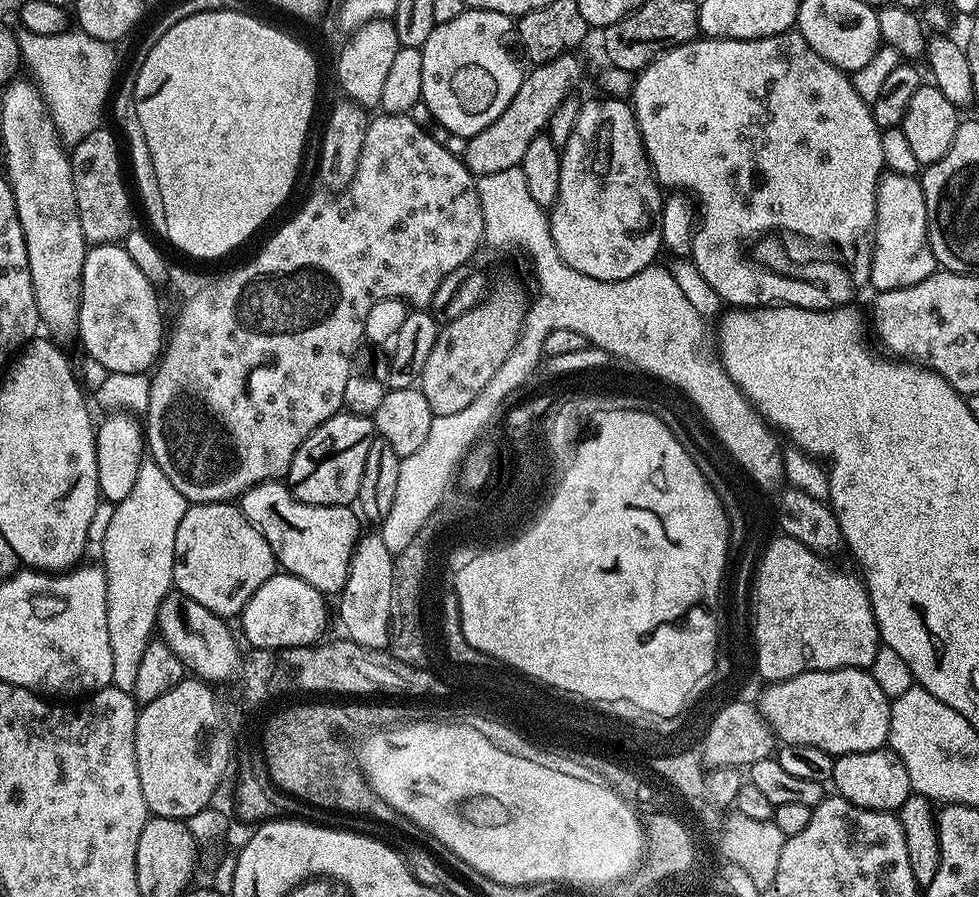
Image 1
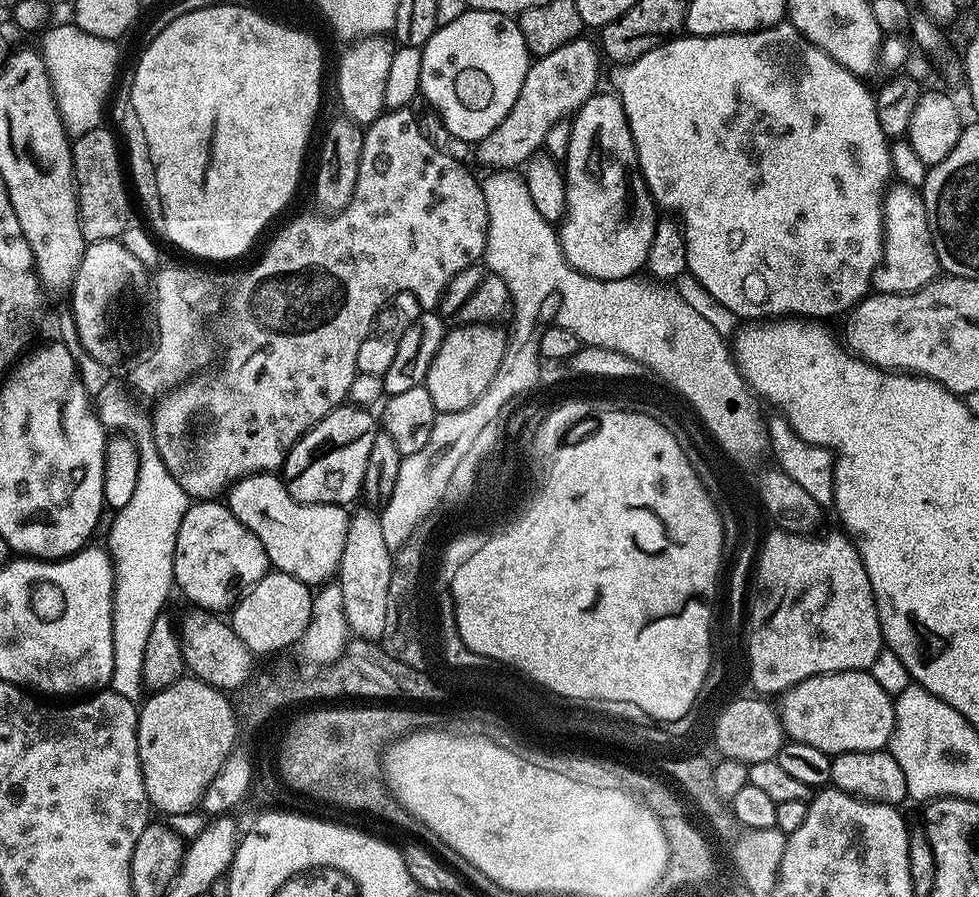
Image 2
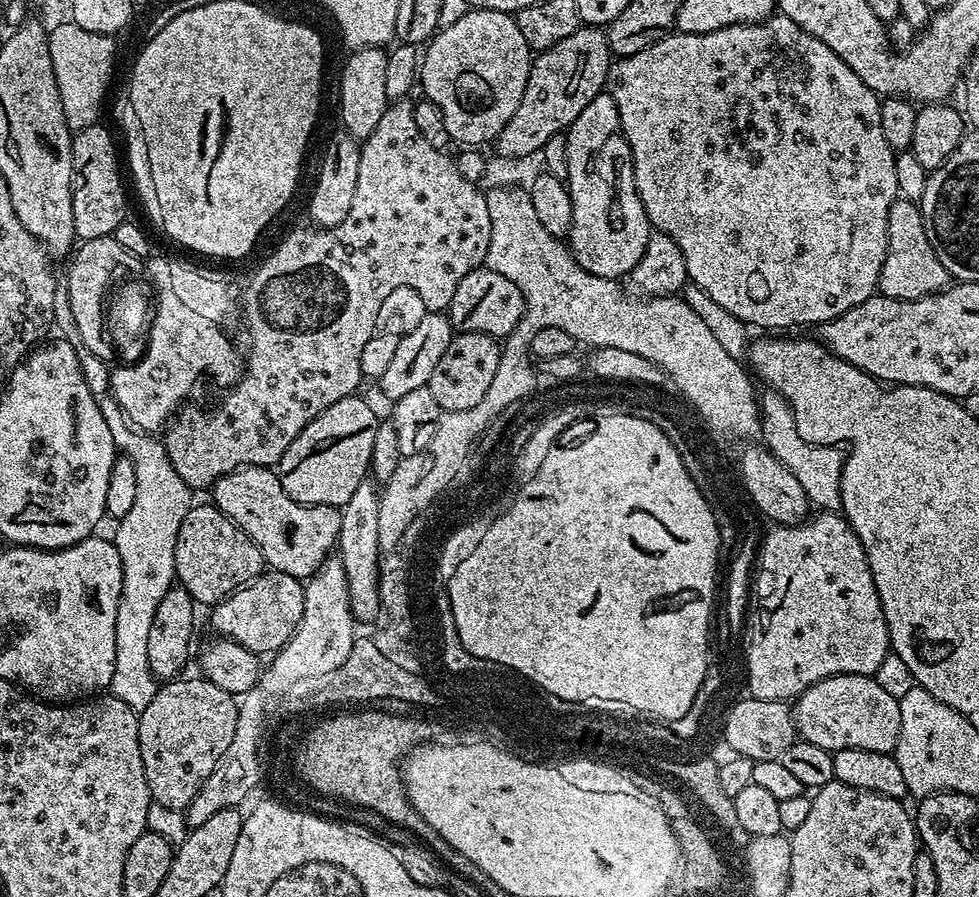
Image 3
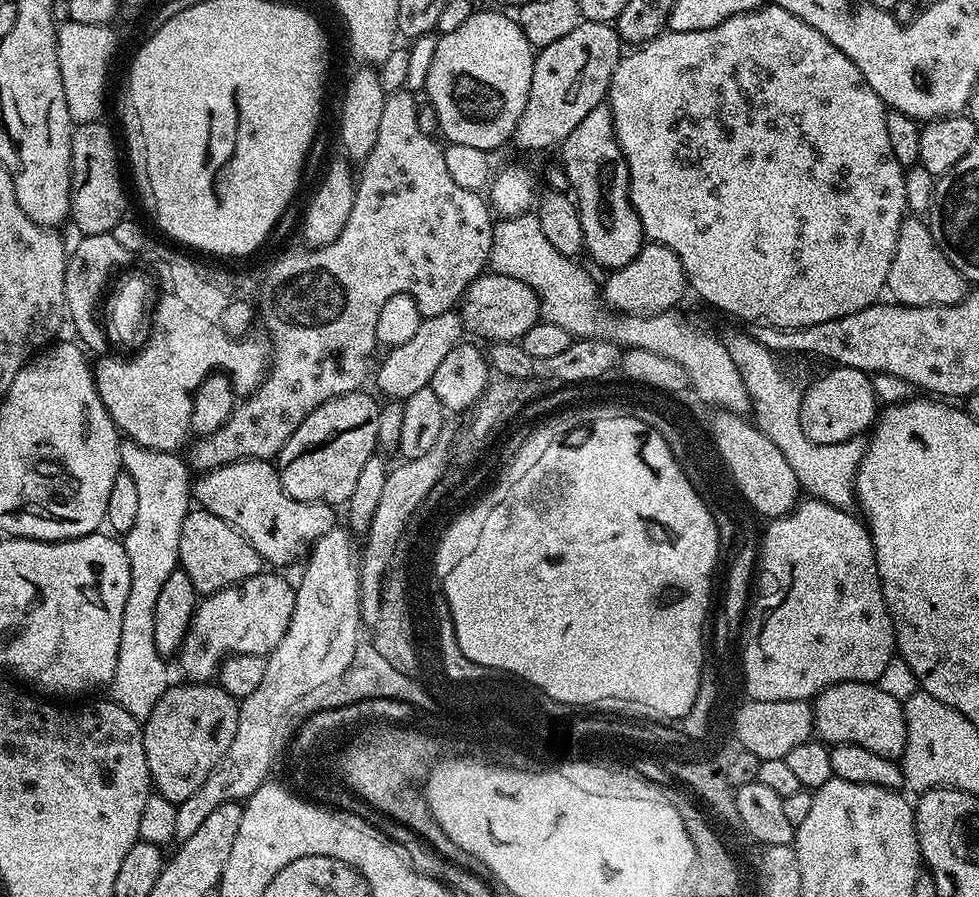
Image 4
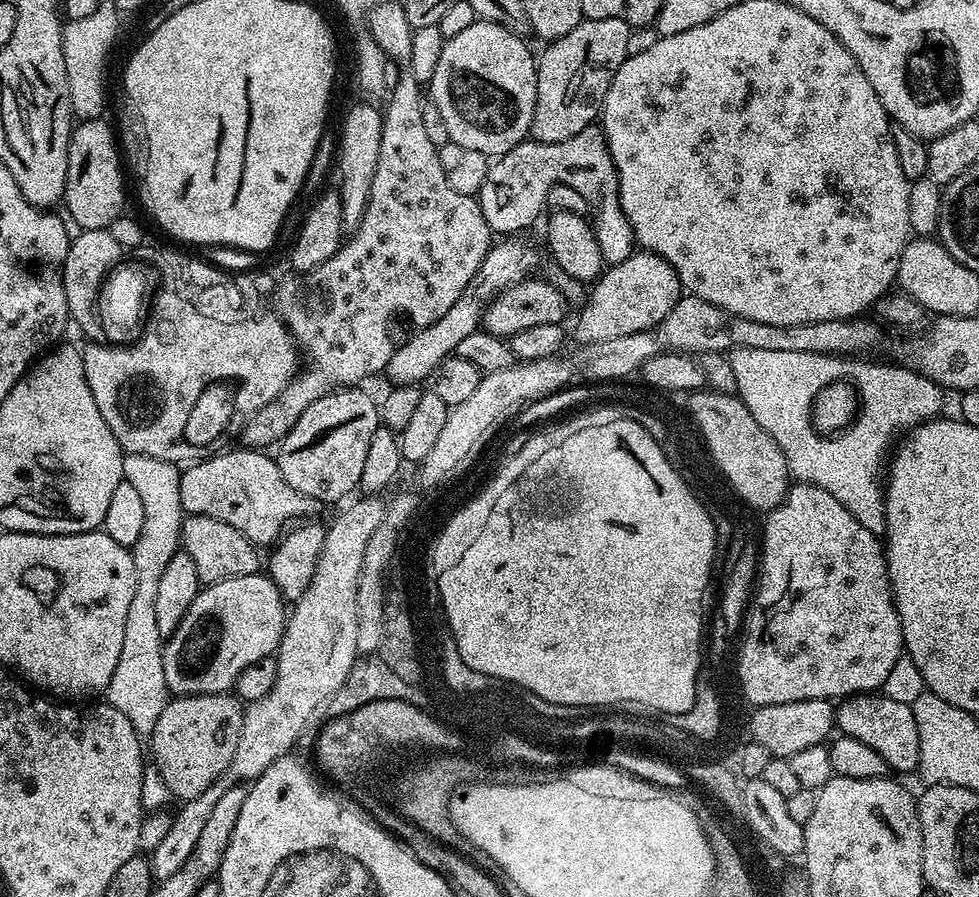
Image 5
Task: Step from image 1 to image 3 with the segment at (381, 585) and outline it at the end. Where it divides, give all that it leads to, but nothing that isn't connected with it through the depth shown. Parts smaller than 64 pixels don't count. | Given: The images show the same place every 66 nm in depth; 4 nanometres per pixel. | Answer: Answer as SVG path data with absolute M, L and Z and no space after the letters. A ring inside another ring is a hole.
M366 478L351 494L350 501L341 508L337 547L347 578L347 593L350 594L352 617L360 624L375 623L382 611L379 585L382 560L378 540L379 495L377 485L371 479Z

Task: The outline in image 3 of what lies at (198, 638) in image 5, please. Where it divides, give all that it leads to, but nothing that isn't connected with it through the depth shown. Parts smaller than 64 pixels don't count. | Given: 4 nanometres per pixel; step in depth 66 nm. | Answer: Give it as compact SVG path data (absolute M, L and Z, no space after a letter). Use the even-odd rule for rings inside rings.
M265 570L211 609L212 624L221 637L237 640L252 652L275 654L295 634L303 609L304 584L285 572Z

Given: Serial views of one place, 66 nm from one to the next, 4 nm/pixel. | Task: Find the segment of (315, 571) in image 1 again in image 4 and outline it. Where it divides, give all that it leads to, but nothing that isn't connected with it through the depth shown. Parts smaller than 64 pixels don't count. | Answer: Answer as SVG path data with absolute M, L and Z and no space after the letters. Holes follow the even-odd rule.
M236 460L199 479L194 484L195 503L239 530L250 546L258 550L261 561L288 564L295 556L303 557L322 534L337 527L337 509L333 505L290 498L282 486L280 473L269 461Z

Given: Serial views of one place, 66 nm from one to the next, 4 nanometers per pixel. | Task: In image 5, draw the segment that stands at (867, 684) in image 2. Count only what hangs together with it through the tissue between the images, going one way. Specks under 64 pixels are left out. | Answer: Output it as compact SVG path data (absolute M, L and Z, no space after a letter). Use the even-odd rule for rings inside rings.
M881 694L850 696L839 701L834 712L834 724L843 735L866 742L870 750L878 750L893 773L917 771L916 727L911 704L903 705Z

